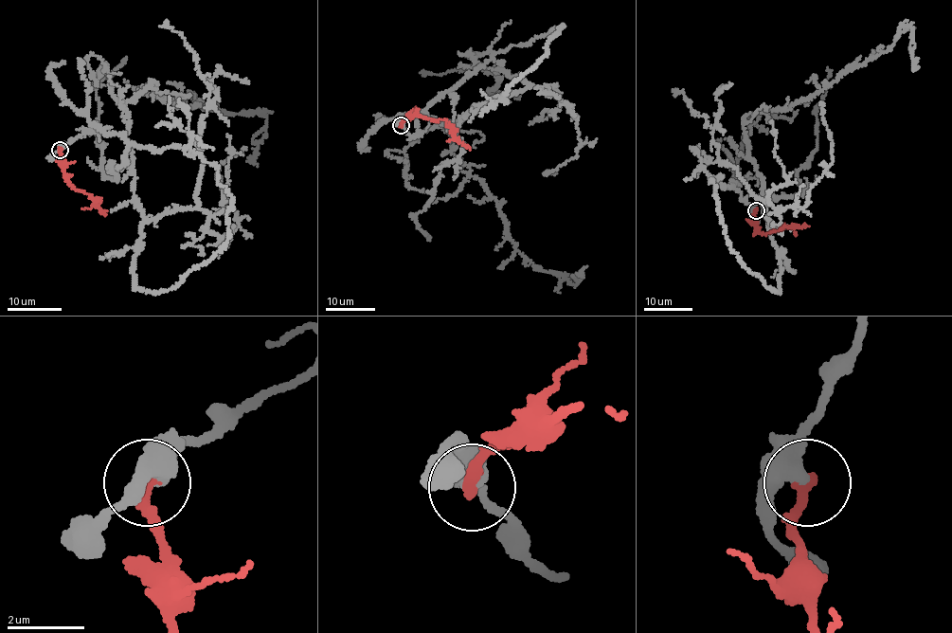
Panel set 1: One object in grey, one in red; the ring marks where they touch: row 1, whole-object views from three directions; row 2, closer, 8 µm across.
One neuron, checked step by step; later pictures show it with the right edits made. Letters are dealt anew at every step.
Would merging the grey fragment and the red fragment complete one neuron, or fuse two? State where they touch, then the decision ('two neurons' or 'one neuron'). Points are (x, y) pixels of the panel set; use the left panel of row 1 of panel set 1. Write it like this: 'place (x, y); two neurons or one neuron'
place (60, 150); two neurons

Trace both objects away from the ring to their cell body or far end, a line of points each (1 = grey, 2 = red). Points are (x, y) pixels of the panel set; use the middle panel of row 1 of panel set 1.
1: (401, 125), (416, 134), (496, 54), (564, 26), (500, 98), (433, 127), (517, 249), (571, 283), (586, 266)
2: (401, 125), (408, 116), (415, 114), (444, 120), (462, 144), (471, 149)

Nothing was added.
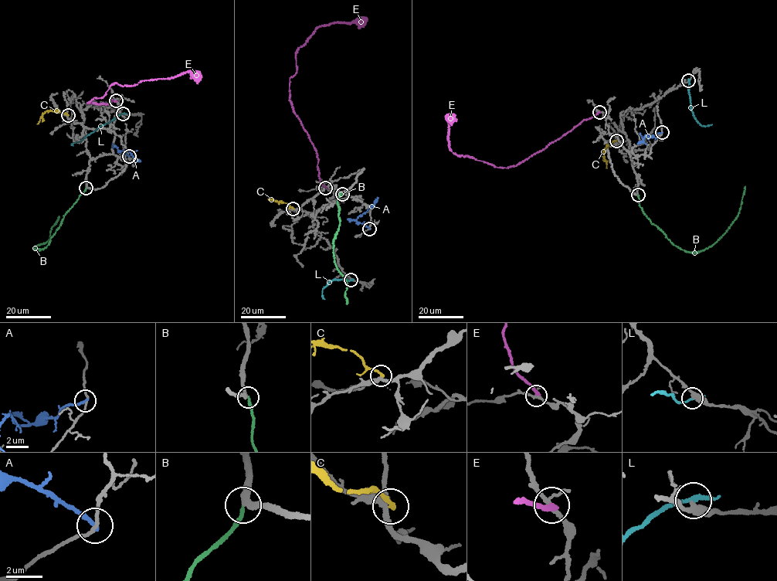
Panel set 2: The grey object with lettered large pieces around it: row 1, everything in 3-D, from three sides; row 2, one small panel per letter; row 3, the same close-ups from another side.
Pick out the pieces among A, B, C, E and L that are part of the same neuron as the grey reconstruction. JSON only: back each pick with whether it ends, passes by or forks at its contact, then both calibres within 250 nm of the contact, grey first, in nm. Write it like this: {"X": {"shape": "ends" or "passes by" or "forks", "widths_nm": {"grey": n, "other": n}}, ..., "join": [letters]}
{"B": {"shape": "ends", "widths_nm": {"grey": 300, "other": 200}}, "join": ["B"]}

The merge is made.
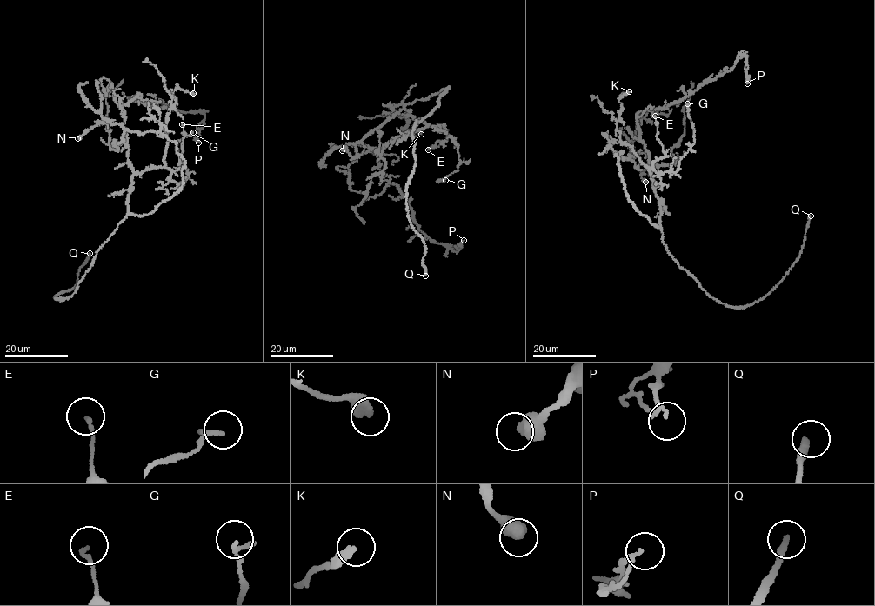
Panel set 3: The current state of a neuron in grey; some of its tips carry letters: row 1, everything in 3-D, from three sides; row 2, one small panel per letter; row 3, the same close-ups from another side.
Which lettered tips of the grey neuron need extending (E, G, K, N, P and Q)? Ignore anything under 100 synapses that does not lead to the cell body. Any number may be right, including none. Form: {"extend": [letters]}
{"extend": ["Q"]}

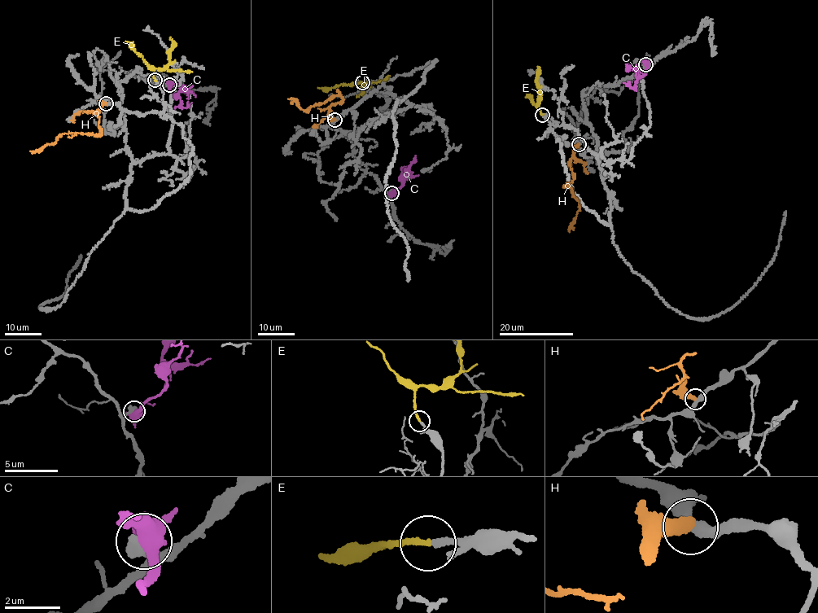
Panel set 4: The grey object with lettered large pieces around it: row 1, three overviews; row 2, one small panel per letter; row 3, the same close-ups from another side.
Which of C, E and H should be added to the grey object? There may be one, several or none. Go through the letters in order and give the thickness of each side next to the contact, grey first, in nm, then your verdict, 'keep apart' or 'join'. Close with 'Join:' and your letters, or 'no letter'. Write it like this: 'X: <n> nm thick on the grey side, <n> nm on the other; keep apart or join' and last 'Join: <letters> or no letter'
C: 440 nm thick on the grey side, 480 nm on the other; keep apart
E: 190 nm thick on the grey side, 200 nm on the other; join
H: 360 nm thick on the grey side, 440 nm on the other; keep apart
Join: E

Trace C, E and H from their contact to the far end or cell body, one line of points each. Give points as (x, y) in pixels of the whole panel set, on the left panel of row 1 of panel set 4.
C: (169, 85), (169, 90), (181, 98), (180, 107), (187, 107), (192, 102)
E: (155, 81), (154, 70), (168, 63), (170, 37)
H: (106, 103), (101, 105), (97, 112), (101, 134), (70, 133), (60, 136), (53, 144), (29, 151)

